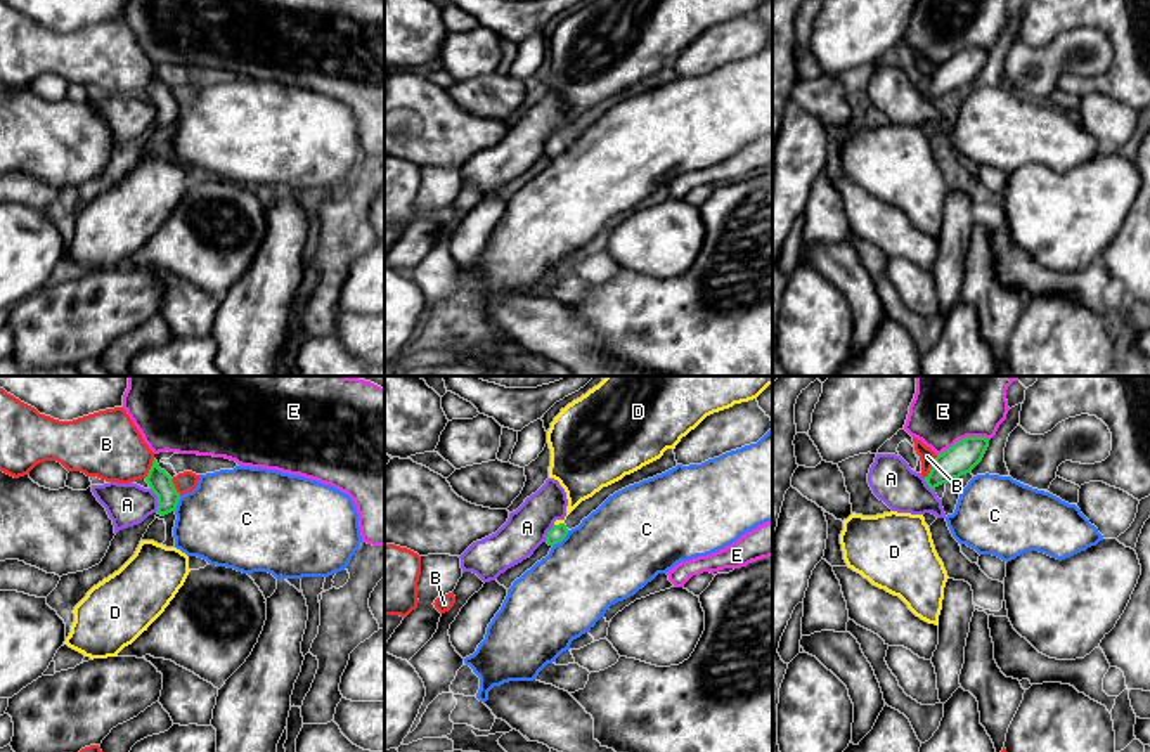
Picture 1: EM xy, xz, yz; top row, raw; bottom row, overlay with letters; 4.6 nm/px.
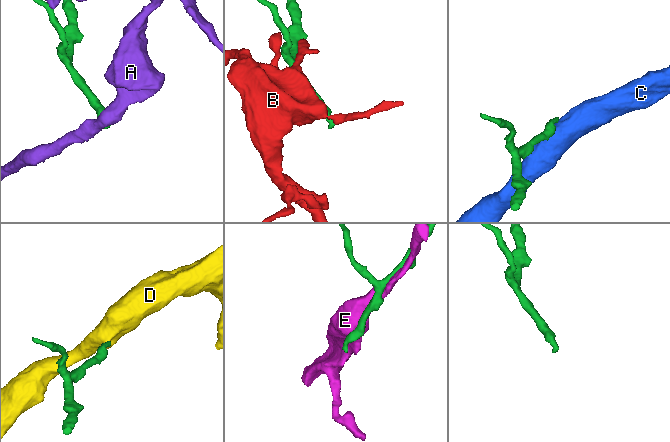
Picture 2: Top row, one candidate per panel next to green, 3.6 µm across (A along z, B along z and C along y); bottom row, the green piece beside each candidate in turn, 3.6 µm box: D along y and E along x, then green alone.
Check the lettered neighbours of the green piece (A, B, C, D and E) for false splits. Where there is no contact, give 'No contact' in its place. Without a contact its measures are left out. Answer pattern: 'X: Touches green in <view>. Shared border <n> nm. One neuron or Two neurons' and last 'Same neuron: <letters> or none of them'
A: Touches green in xy. Shared border 120 nm. Two neurons
B: Touches green in yz. Shared border 130 nm. Two neurons
C: Touches green in xz. Shared border 110 nm. Two neurons
D: Touches green in xz. Shared border 50 nm. One neuron
E: Touches green in yz. Shared border 260 nm. Two neurons
Same neuron: D

